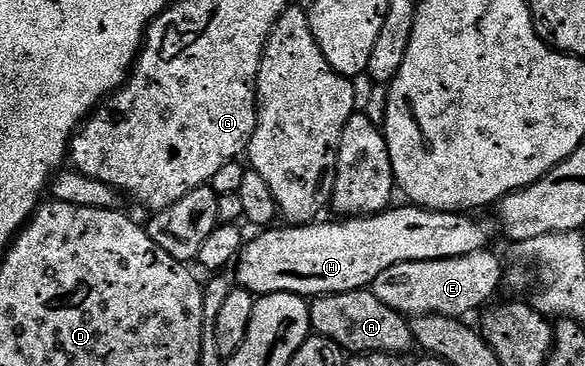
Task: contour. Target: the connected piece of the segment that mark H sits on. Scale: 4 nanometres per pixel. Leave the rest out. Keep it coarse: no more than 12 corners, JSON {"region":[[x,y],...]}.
{"region":[[395,205],[263,229],[255,296],[373,287],[392,264],[472,256],[493,221]]}

